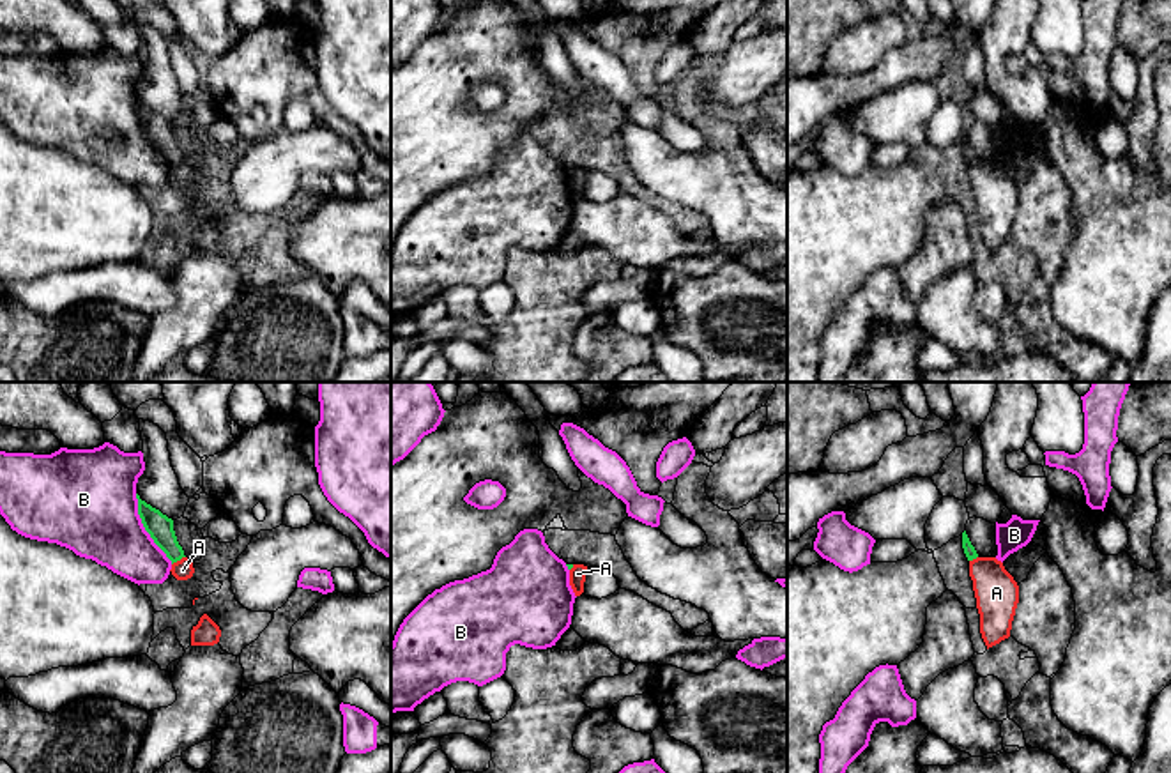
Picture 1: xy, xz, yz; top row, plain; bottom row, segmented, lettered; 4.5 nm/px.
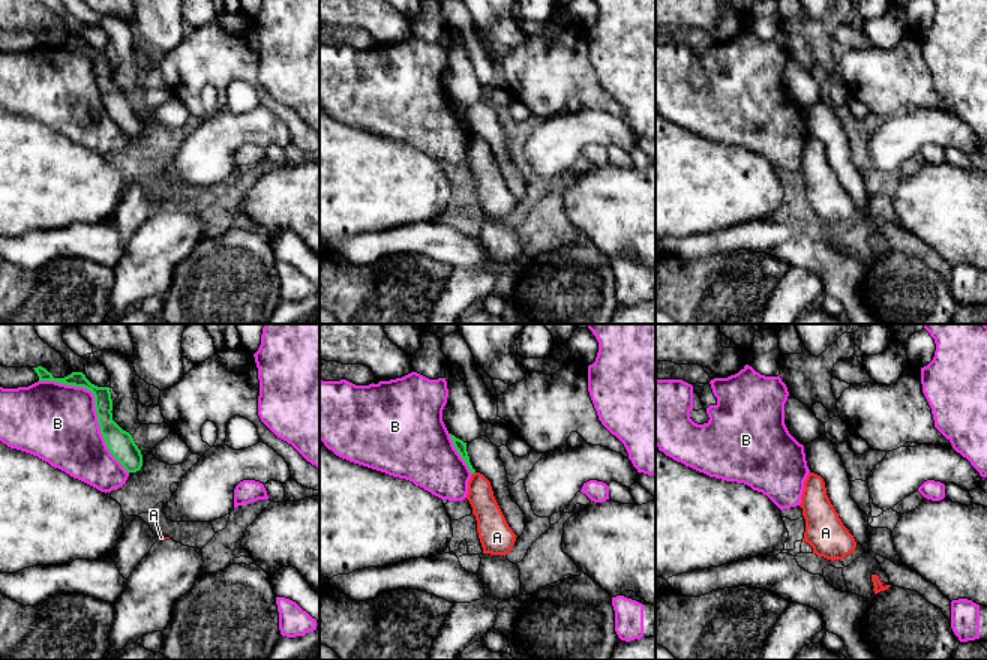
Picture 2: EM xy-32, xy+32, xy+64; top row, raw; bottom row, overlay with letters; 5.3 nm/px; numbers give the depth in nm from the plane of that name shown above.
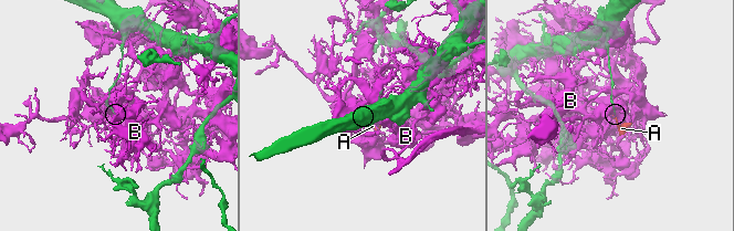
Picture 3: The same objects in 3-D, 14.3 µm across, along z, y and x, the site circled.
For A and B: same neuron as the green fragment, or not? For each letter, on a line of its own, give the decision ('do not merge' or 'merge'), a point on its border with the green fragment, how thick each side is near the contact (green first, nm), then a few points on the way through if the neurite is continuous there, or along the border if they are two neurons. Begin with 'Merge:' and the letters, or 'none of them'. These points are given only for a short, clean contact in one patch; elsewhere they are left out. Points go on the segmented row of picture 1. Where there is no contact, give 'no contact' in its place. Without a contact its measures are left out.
Merge: none of them
A: do not merge; meets green in xy at (177, 559); 120 nm thick on the green side, 90 nm on the other; border along xy (184, 556), (172, 565)
B: do not merge; meets green in xy at (145, 529); 120 nm thick on the green side, 400 nm on the other

